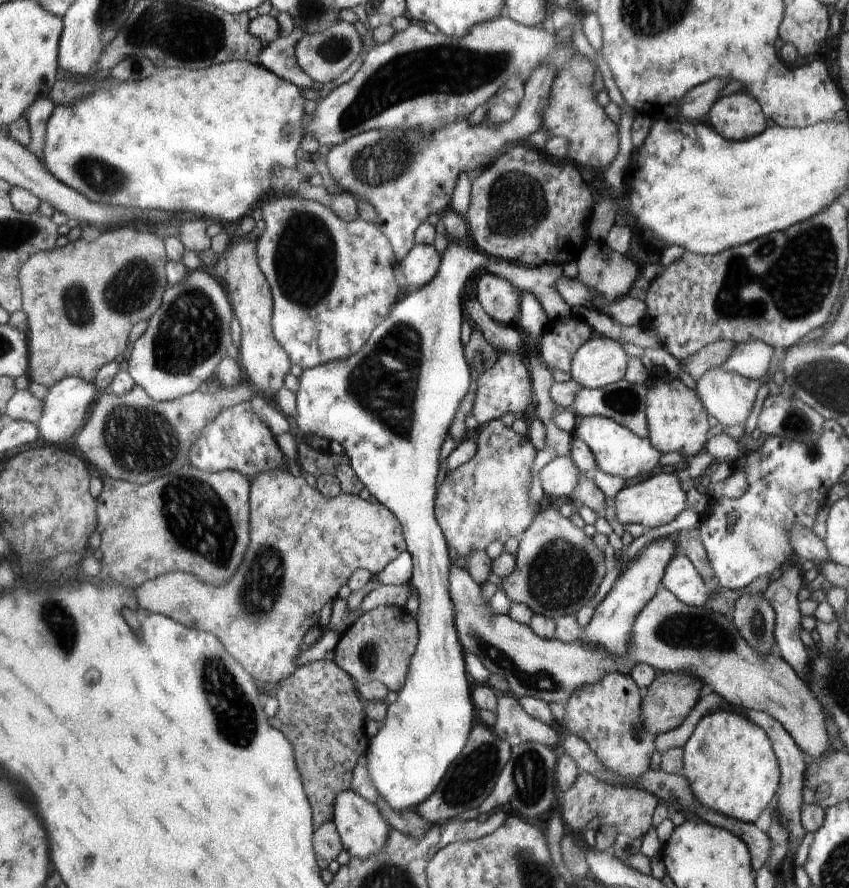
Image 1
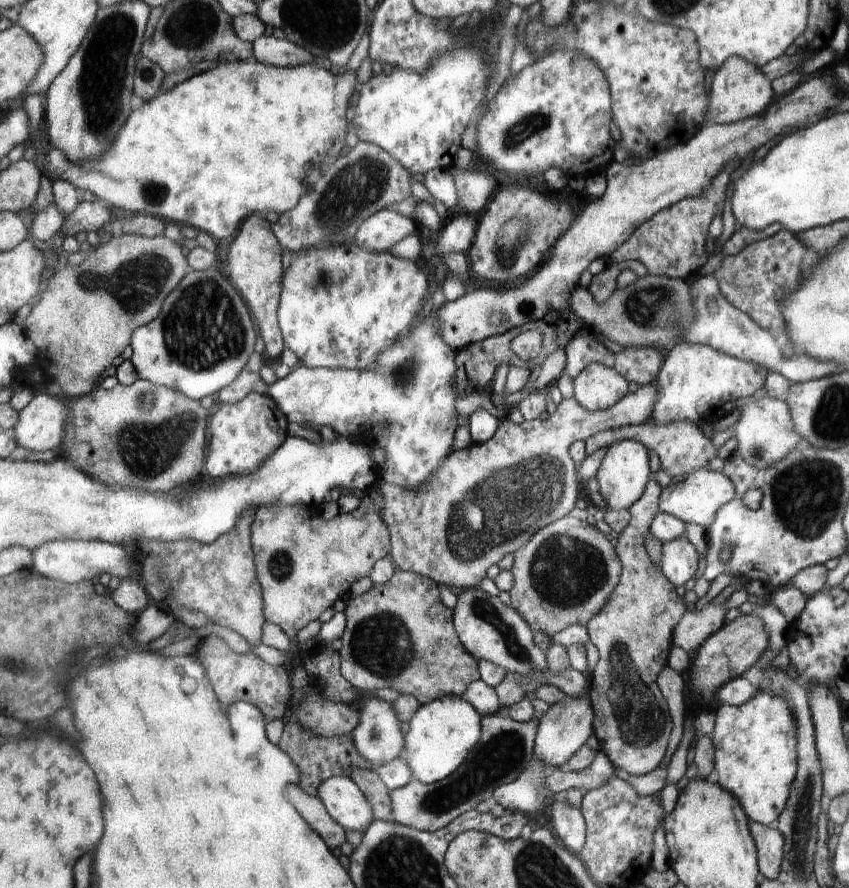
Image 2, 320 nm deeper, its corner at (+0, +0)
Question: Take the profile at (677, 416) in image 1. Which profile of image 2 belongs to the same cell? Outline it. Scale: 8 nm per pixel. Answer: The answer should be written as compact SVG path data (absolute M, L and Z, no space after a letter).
M648 420L641 425L602 431L585 440L585 451L588 456L595 450L608 447L612 442L624 441L625 439L642 443L647 449L654 450L659 456L661 469L671 477L677 477L680 474L691 474L694 470L706 469L710 460L716 456L716 448L710 442L711 438L706 438L696 426L692 426L692 423L686 423L685 421L674 421L667 425L659 425Z

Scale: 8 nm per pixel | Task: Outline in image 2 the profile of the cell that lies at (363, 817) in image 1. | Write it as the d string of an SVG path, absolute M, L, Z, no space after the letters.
M334 775L317 792L328 814L345 830L365 830L372 823L373 807L361 787L346 775Z

